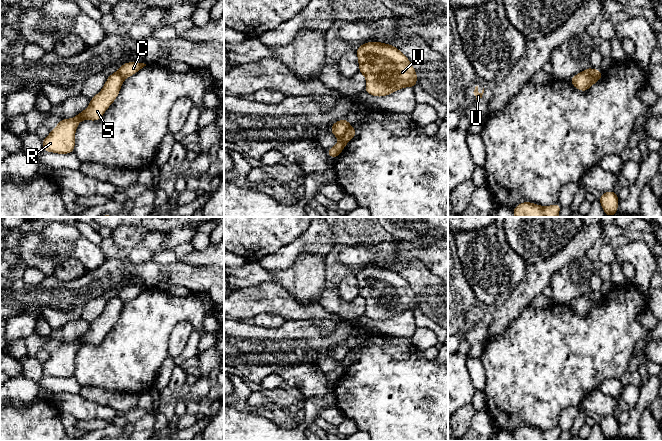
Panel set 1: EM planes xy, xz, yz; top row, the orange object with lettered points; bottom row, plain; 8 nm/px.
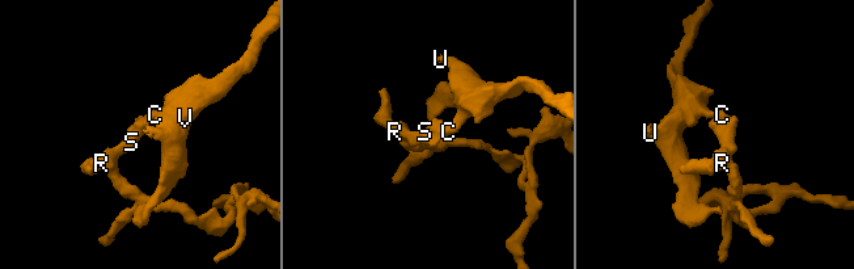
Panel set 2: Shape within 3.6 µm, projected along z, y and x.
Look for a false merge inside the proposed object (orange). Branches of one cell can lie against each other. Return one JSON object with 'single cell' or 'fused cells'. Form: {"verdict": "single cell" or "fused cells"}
{"verdict": "fused cells"}

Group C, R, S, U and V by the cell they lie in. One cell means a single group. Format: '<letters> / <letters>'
C U V / R S

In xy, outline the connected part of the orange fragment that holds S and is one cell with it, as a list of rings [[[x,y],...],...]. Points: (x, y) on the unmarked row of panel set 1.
[[[118,296],[109,299],[102,314],[90,323],[90,329],[71,343],[60,343],[50,358],[42,363],[44,376],[70,378],[75,372],[75,356],[81,344],[98,345],[116,324],[124,303]]]

